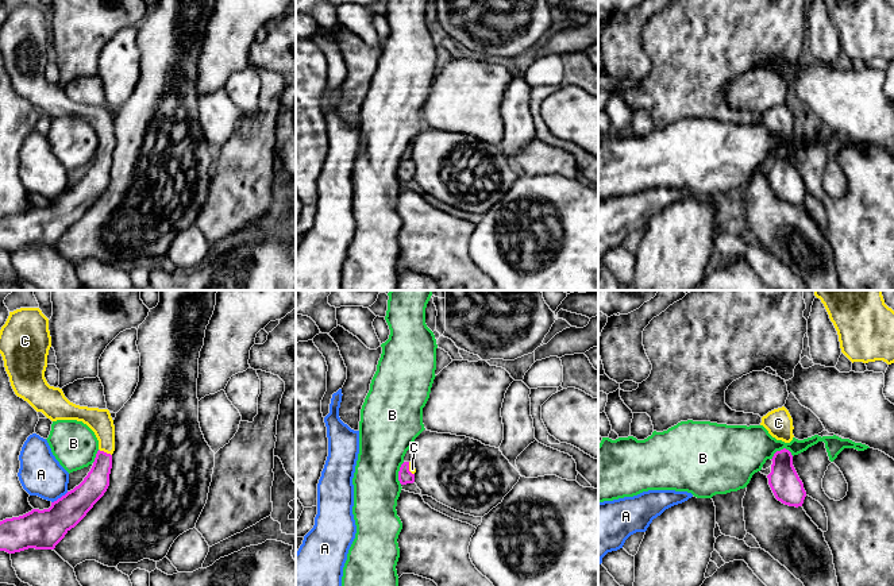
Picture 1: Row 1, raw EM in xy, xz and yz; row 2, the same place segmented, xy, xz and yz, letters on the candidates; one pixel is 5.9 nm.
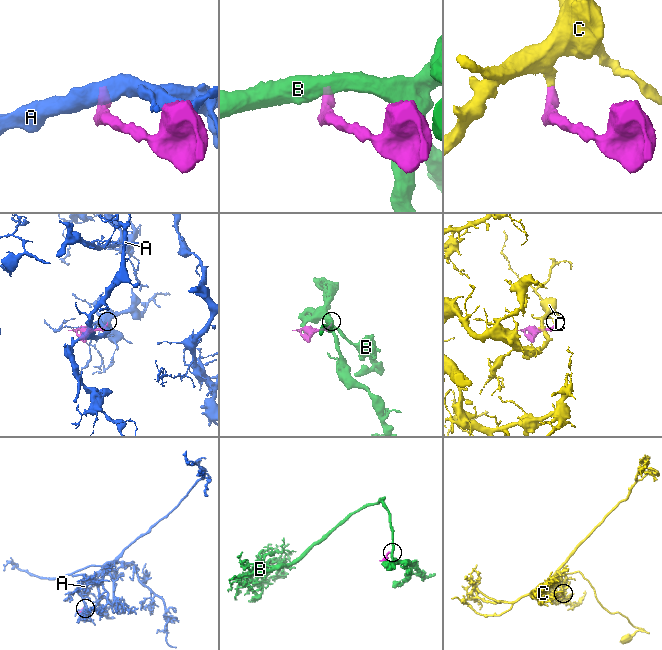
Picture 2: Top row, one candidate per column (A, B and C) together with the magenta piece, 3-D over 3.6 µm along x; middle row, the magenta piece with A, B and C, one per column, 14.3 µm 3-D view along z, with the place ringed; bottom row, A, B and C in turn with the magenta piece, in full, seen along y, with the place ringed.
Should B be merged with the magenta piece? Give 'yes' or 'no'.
no

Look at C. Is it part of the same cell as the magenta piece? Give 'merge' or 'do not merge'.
merge

